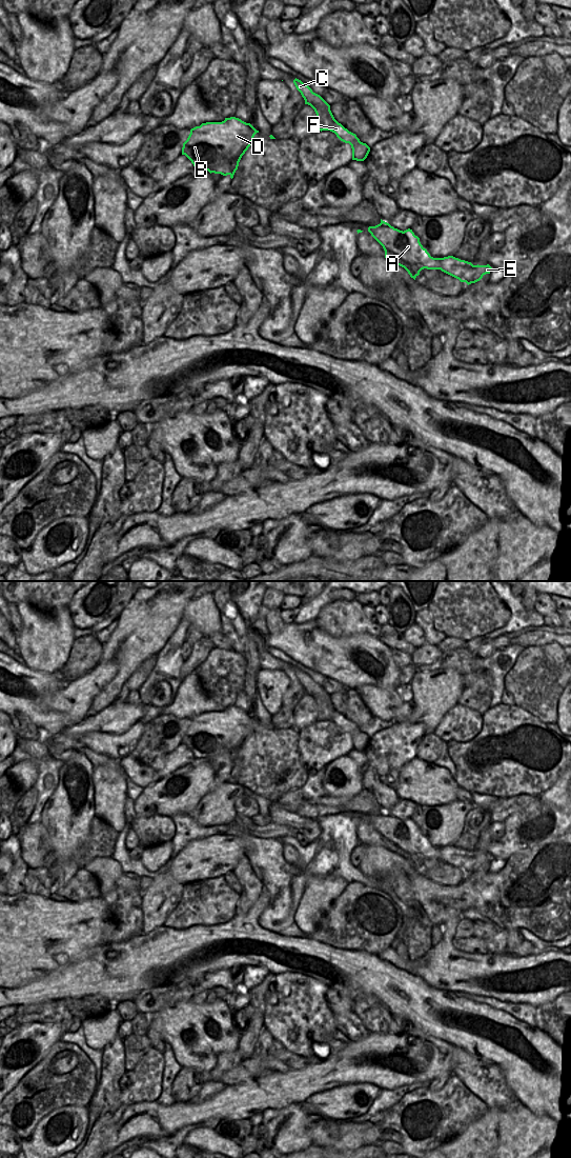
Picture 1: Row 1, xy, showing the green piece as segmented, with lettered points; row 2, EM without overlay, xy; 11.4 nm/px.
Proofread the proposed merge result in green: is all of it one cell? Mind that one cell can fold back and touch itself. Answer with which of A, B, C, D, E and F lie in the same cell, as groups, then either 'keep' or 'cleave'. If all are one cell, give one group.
A B C D E F; keep

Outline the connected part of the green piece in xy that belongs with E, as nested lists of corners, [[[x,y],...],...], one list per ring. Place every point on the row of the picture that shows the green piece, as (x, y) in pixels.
[[[382,219],[380,224],[369,226],[368,232],[383,246],[385,258],[404,267],[414,280],[424,268],[441,269],[469,285],[492,271],[489,264],[473,265],[453,256],[433,258],[412,229],[400,231]]]

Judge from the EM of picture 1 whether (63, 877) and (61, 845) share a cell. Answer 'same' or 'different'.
same

